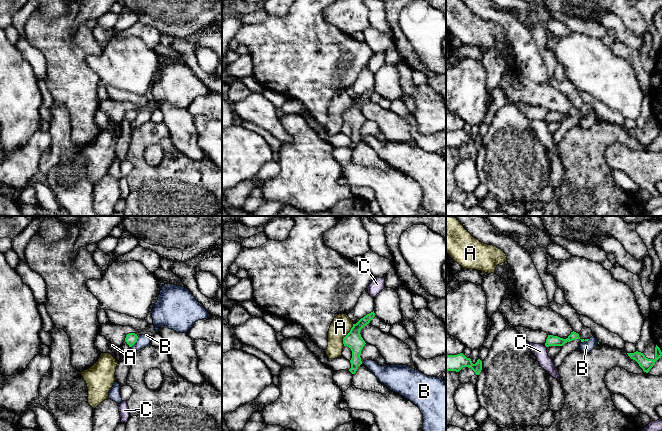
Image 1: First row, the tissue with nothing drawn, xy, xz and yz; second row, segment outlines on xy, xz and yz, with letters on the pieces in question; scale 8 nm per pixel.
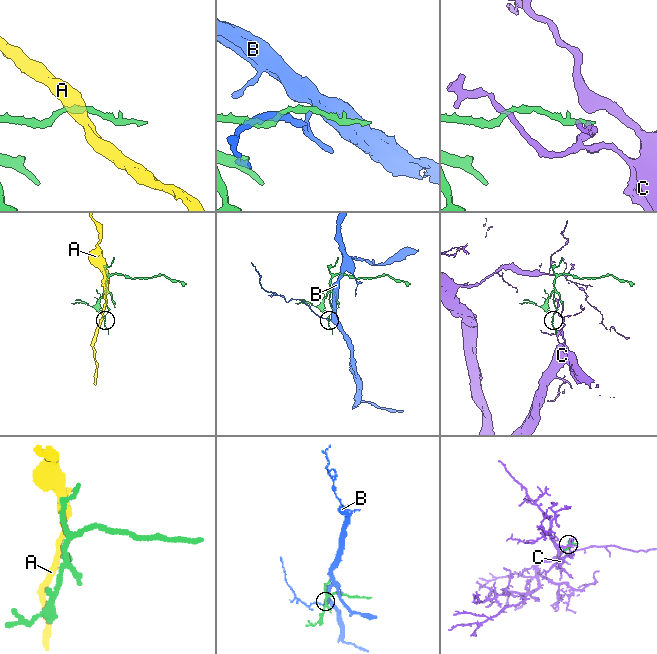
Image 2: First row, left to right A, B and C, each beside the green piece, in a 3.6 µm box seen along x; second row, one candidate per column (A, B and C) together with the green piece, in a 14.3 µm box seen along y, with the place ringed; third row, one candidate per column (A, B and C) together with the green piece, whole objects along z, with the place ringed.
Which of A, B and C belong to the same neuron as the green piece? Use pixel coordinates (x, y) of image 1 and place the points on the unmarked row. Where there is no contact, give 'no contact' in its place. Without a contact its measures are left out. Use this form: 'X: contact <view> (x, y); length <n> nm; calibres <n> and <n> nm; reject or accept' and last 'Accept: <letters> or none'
A: contact xz (347, 110); length 200 nm; calibres 140 and 160 nm; reject
B: contact xy (135, 118); length 110 nm; calibres 90 and 100 nm; reject
C: no contact; reject
Accept: none

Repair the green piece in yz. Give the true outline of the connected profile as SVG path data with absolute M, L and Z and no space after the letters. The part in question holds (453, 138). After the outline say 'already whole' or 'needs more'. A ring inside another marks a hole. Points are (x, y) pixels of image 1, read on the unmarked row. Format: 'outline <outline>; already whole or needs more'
outline M463 129L457 131L446 131L446 147L459 148L463 143L471 144L476 151L479 151L482 146L482 137L477 136L475 140L470 134L467 134Z; already whole

